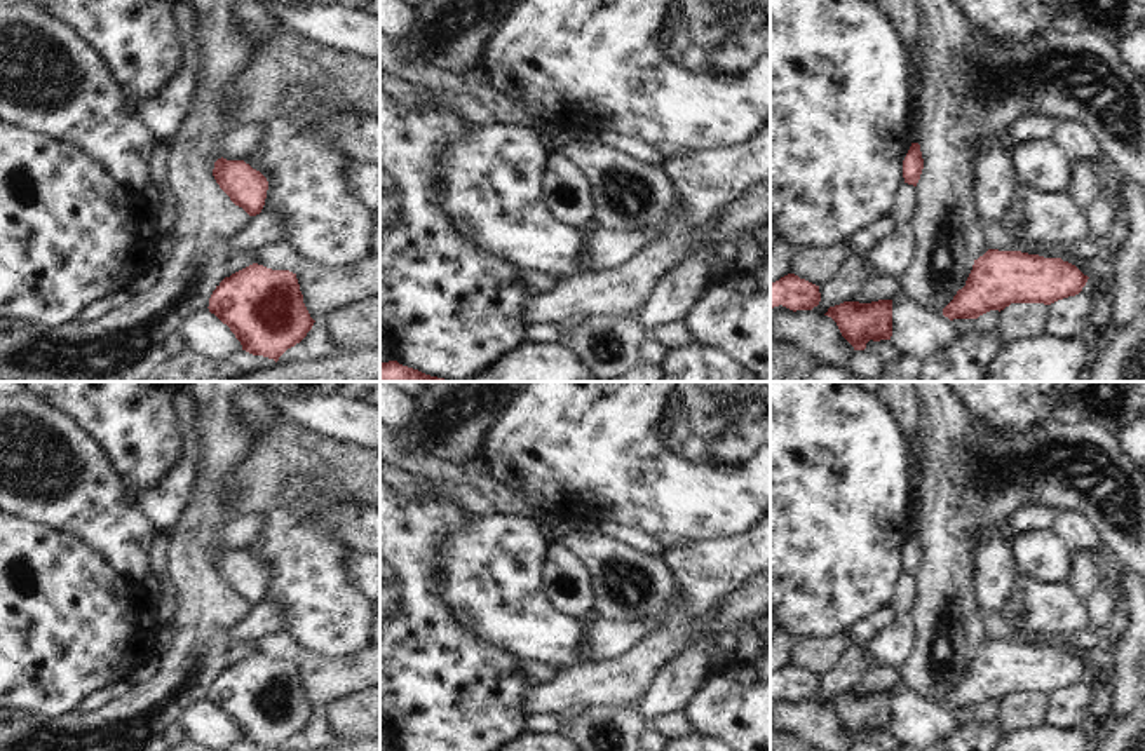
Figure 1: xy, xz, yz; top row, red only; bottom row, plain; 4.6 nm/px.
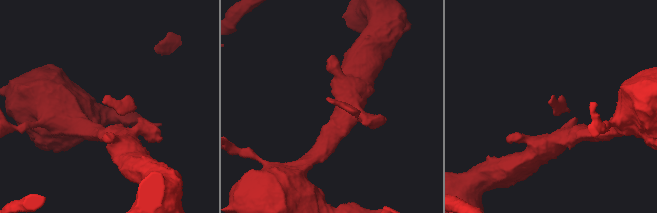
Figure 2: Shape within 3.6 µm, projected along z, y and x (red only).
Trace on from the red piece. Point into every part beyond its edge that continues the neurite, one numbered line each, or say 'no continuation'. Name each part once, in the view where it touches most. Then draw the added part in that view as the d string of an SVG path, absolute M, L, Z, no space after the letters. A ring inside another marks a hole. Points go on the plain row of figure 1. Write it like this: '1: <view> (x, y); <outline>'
no continuation

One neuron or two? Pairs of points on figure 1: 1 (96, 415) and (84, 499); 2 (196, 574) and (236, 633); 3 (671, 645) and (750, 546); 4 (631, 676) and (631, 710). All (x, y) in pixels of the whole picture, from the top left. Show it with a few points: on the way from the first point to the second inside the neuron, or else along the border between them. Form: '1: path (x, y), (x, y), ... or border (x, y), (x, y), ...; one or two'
1: border (61, 413), (94, 443), (115, 474); two
2: border (251, 607), (229, 629), (227, 647); two
3: border (685, 619), (692, 636), (677, 654), (666, 659); two
4: border (638, 697), (619, 706), (591, 706); two

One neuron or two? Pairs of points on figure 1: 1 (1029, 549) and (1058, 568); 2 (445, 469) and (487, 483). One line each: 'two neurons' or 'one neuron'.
1: one neuron
2: two neurons

